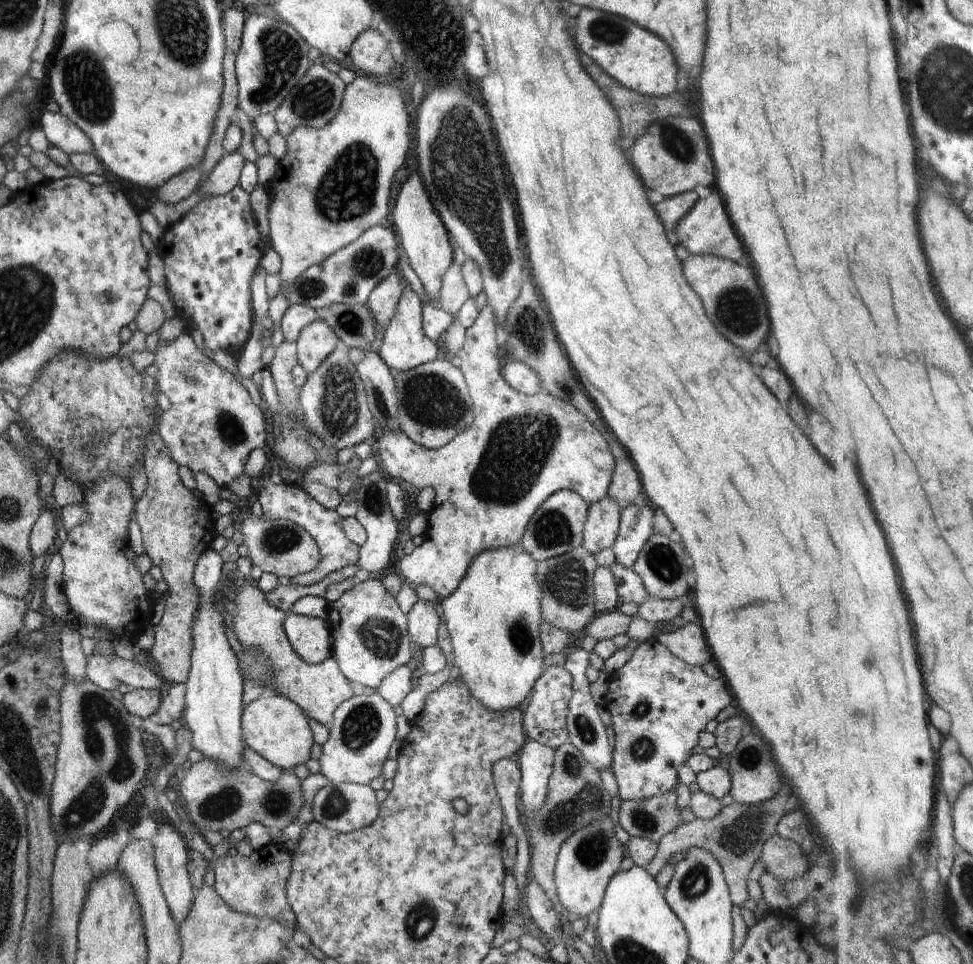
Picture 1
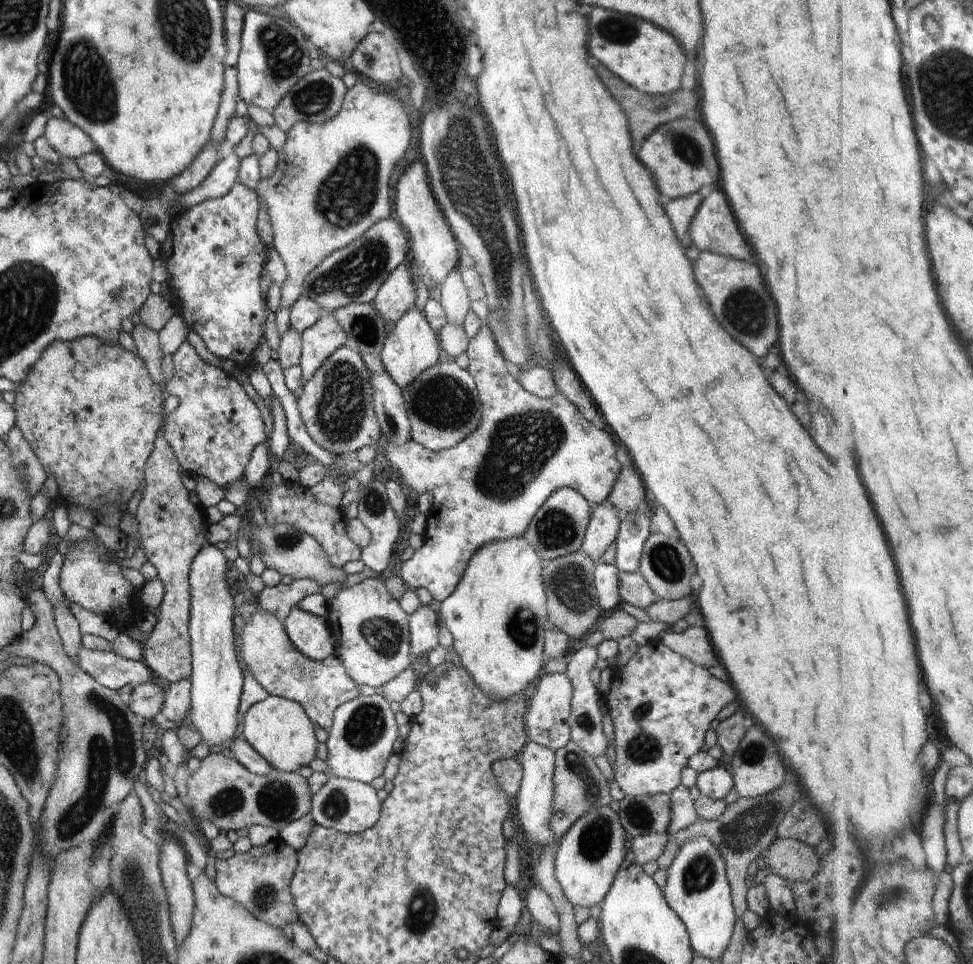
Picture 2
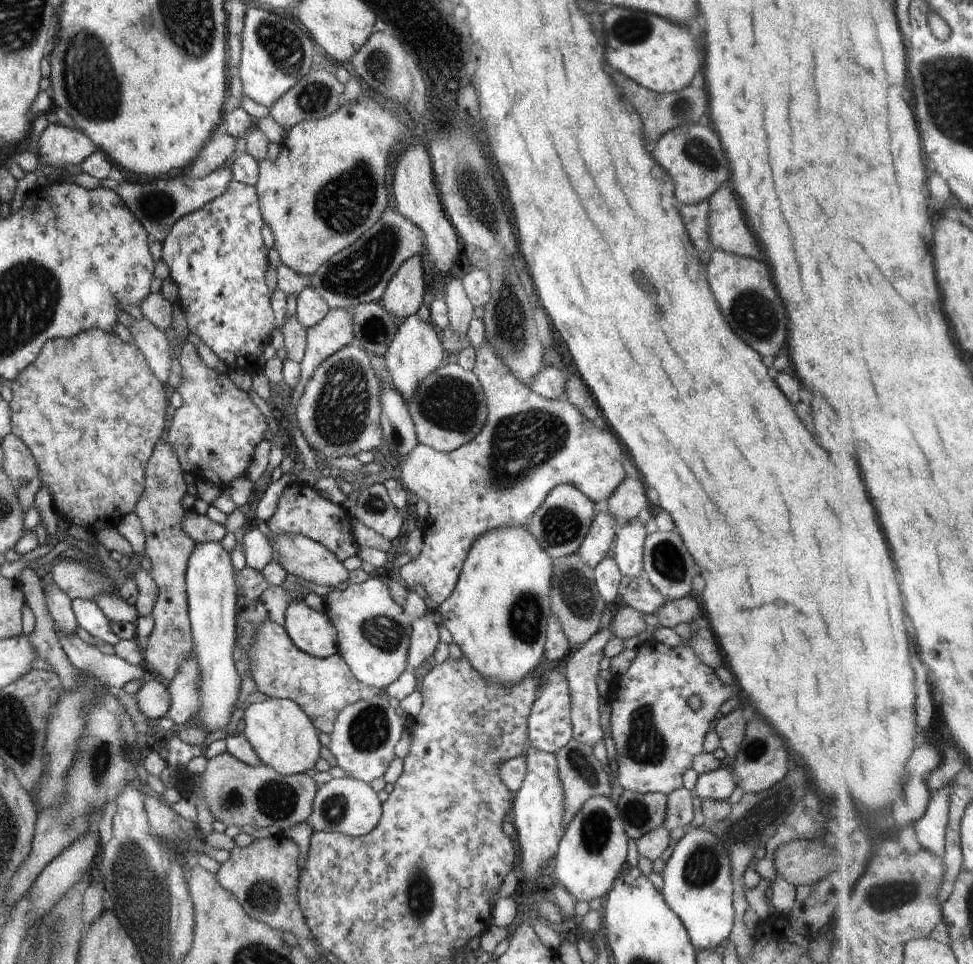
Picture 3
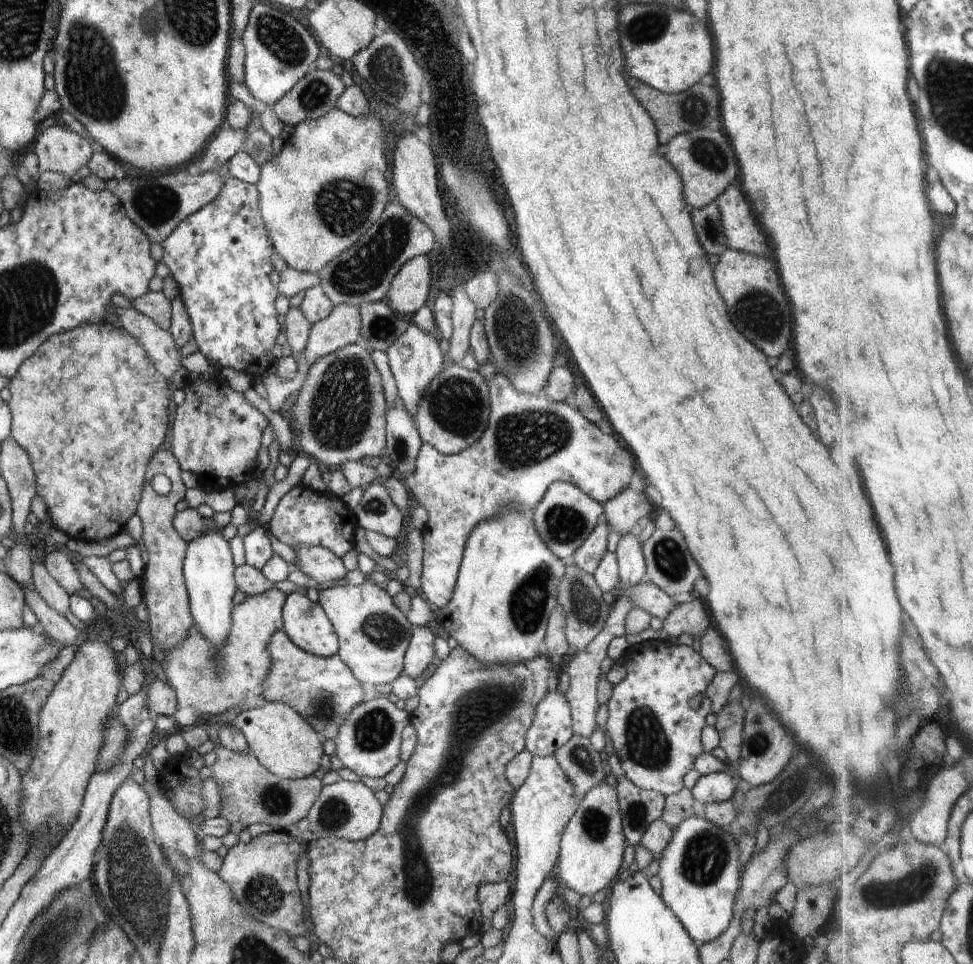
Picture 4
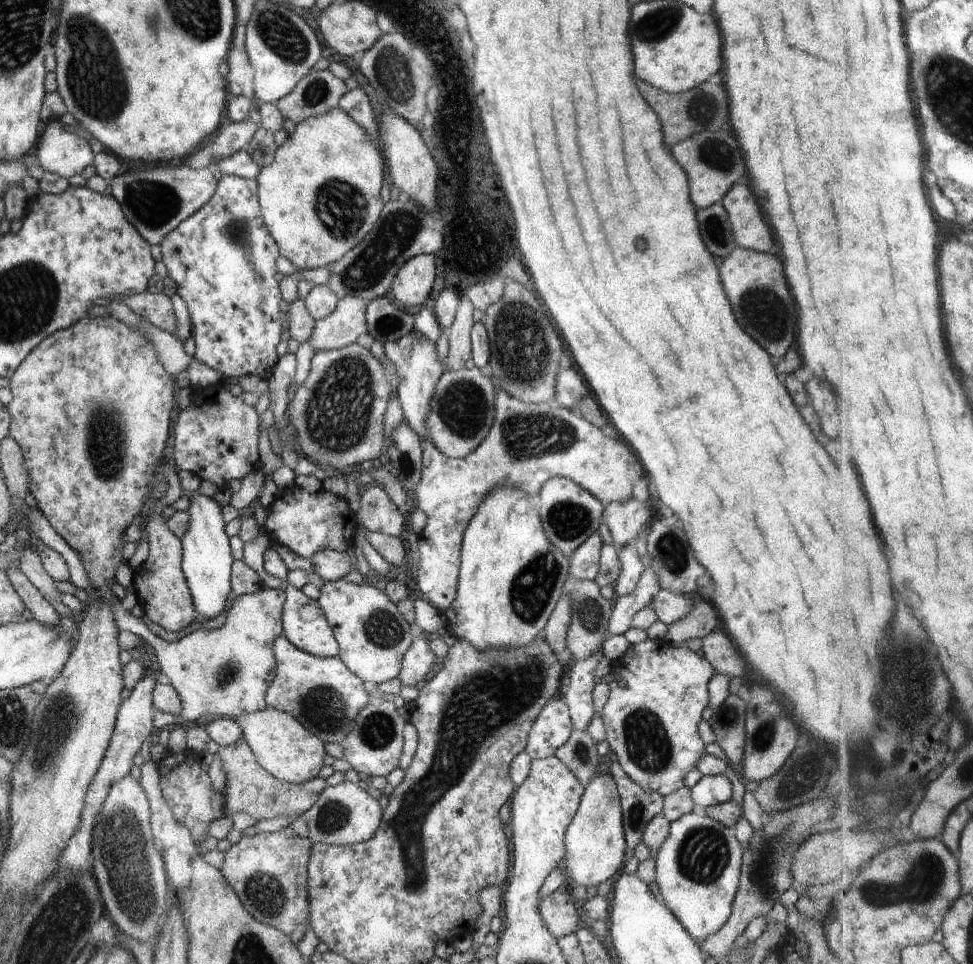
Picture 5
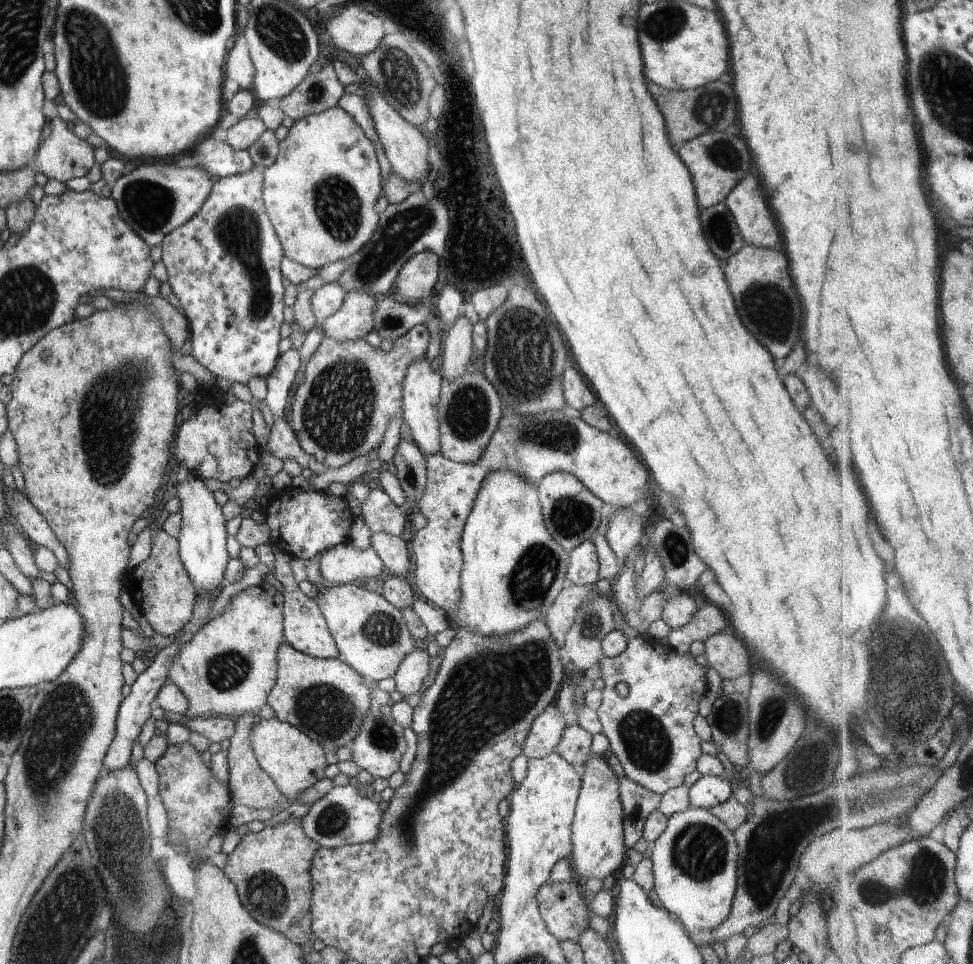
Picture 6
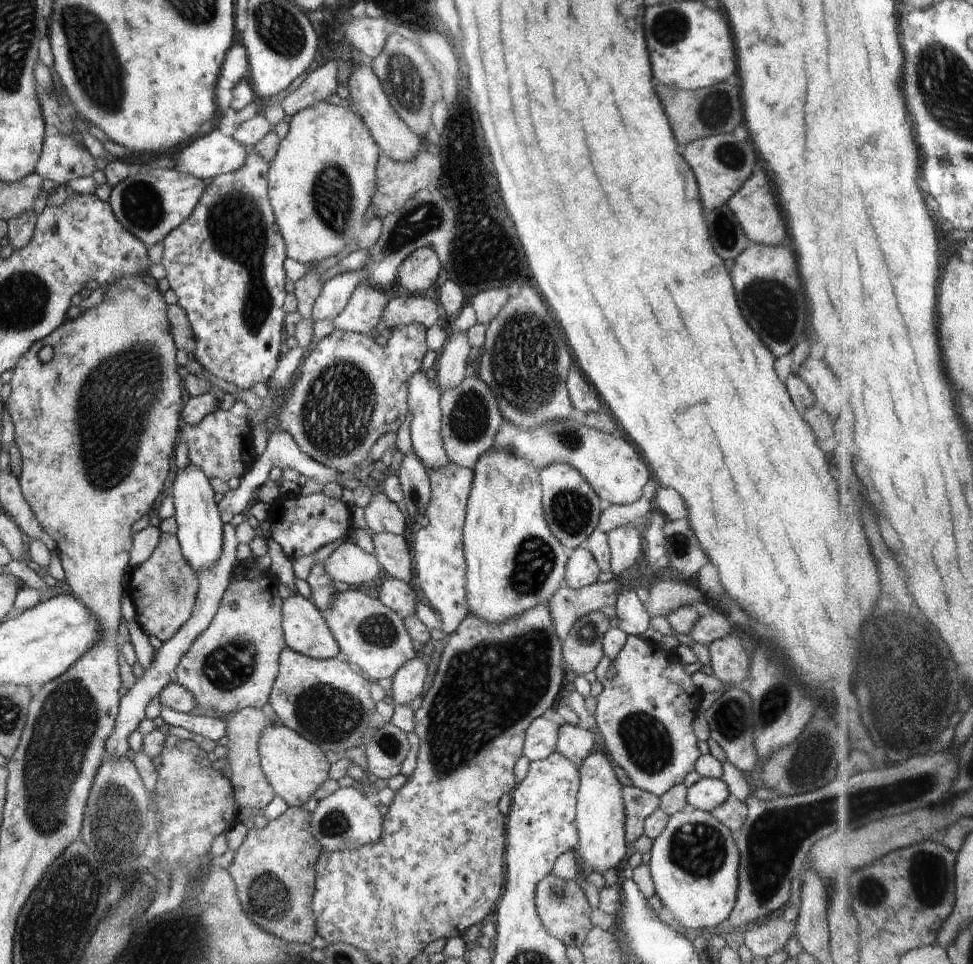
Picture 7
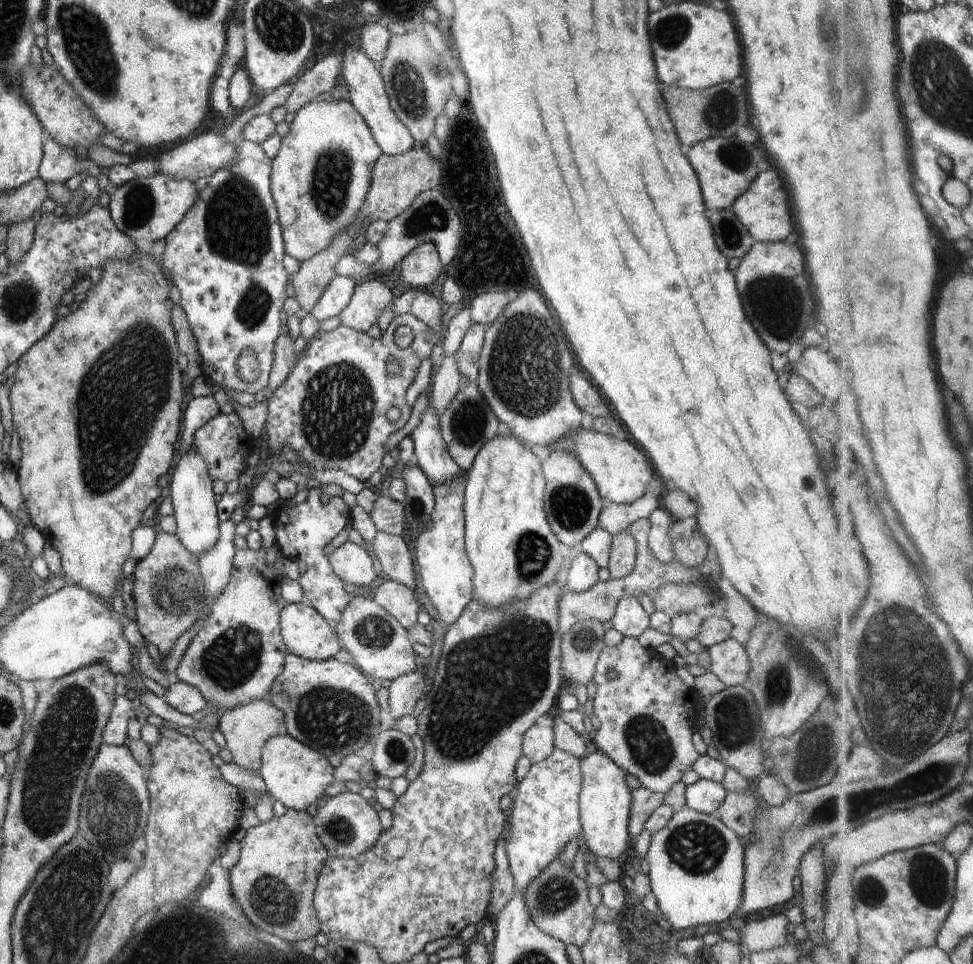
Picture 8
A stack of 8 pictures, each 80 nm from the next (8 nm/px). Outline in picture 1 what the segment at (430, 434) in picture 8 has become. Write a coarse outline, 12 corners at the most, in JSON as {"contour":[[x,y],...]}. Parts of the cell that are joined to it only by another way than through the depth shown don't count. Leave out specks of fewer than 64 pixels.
{"contour":[[404,277],[396,314],[377,352],[391,371],[433,361],[422,303]]}

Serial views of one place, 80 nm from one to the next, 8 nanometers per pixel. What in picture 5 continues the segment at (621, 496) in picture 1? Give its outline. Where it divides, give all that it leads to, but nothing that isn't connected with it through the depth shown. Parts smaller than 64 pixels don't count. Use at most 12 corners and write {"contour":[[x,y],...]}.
{"contour":[[634,496],[604,505],[618,550],[650,523],[649,503]]}

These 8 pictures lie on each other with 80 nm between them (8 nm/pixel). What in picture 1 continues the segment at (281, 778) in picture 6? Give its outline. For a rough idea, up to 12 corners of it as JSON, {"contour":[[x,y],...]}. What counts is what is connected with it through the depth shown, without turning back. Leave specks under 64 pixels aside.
{"contour":[[278,693],[243,708],[246,747],[282,771],[310,759],[304,711]]}

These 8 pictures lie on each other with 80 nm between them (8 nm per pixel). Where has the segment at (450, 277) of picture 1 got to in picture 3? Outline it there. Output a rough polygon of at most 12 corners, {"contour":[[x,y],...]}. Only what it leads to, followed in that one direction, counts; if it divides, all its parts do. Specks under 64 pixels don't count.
{"contour":[[462,278],[447,282],[445,299],[449,327],[466,337],[474,305]]}

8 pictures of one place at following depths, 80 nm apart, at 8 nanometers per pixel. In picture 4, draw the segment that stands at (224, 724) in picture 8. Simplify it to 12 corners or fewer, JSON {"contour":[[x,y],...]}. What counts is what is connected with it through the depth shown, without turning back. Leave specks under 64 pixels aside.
{"contour":[[220,746],[210,769],[230,824],[287,829],[322,791]]}

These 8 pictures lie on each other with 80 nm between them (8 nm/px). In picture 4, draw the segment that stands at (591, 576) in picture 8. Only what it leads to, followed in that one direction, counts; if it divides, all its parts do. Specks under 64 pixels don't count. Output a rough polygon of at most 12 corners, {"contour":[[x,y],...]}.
{"contour":[[601,518],[574,554],[590,575],[608,552],[610,524]]}

